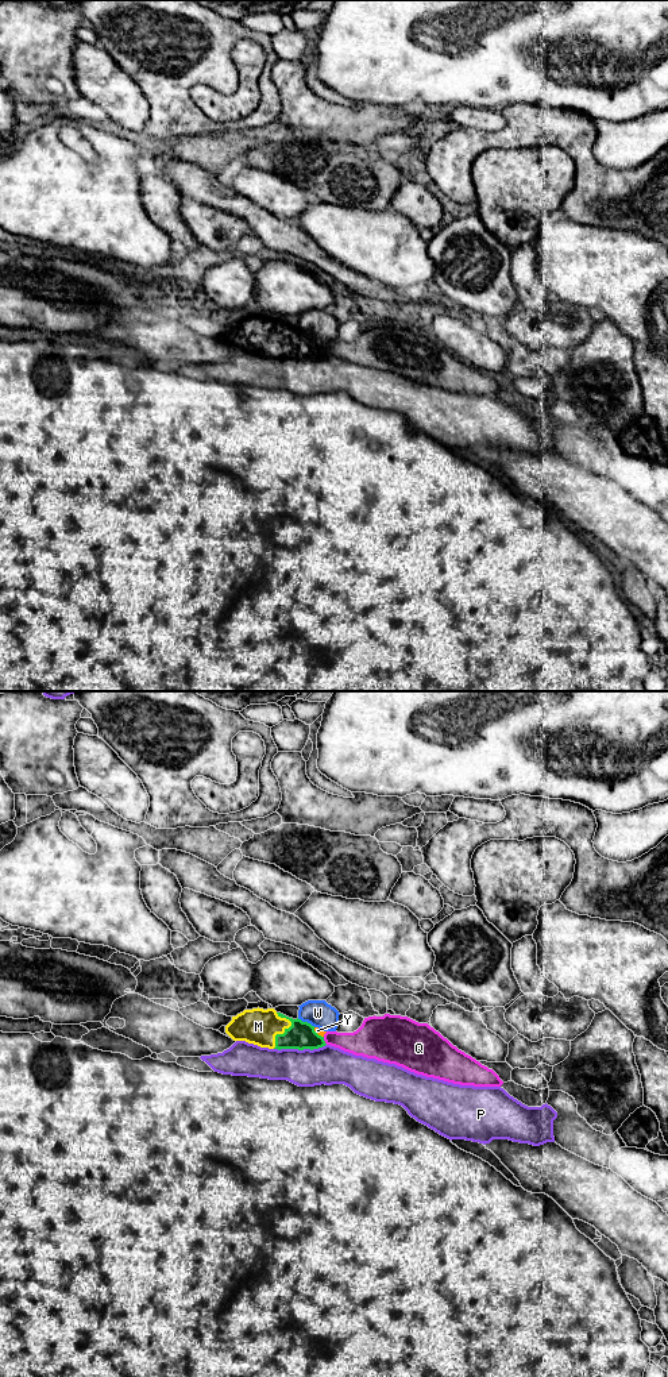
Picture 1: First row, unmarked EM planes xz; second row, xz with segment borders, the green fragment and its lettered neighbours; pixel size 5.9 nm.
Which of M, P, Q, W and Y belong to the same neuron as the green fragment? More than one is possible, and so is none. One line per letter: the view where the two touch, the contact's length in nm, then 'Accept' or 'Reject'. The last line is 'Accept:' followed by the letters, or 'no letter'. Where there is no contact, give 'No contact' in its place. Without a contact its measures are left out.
M: Touches green in xz. Shared border 220 nm. Accept
P: Touches green in xz. Shared border 320 nm. Reject
Q: Touches green in xz. Shared border 50 nm. Reject
W: Touches green in xz. Shared border 120 nm. Reject
Y: Touches green in xz. Shared border 90 nm. Reject
Accept: M

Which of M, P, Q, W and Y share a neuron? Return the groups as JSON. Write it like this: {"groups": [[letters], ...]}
{"groups": [["M"], ["P"], ["Q", "Y"], ["W"]]}

